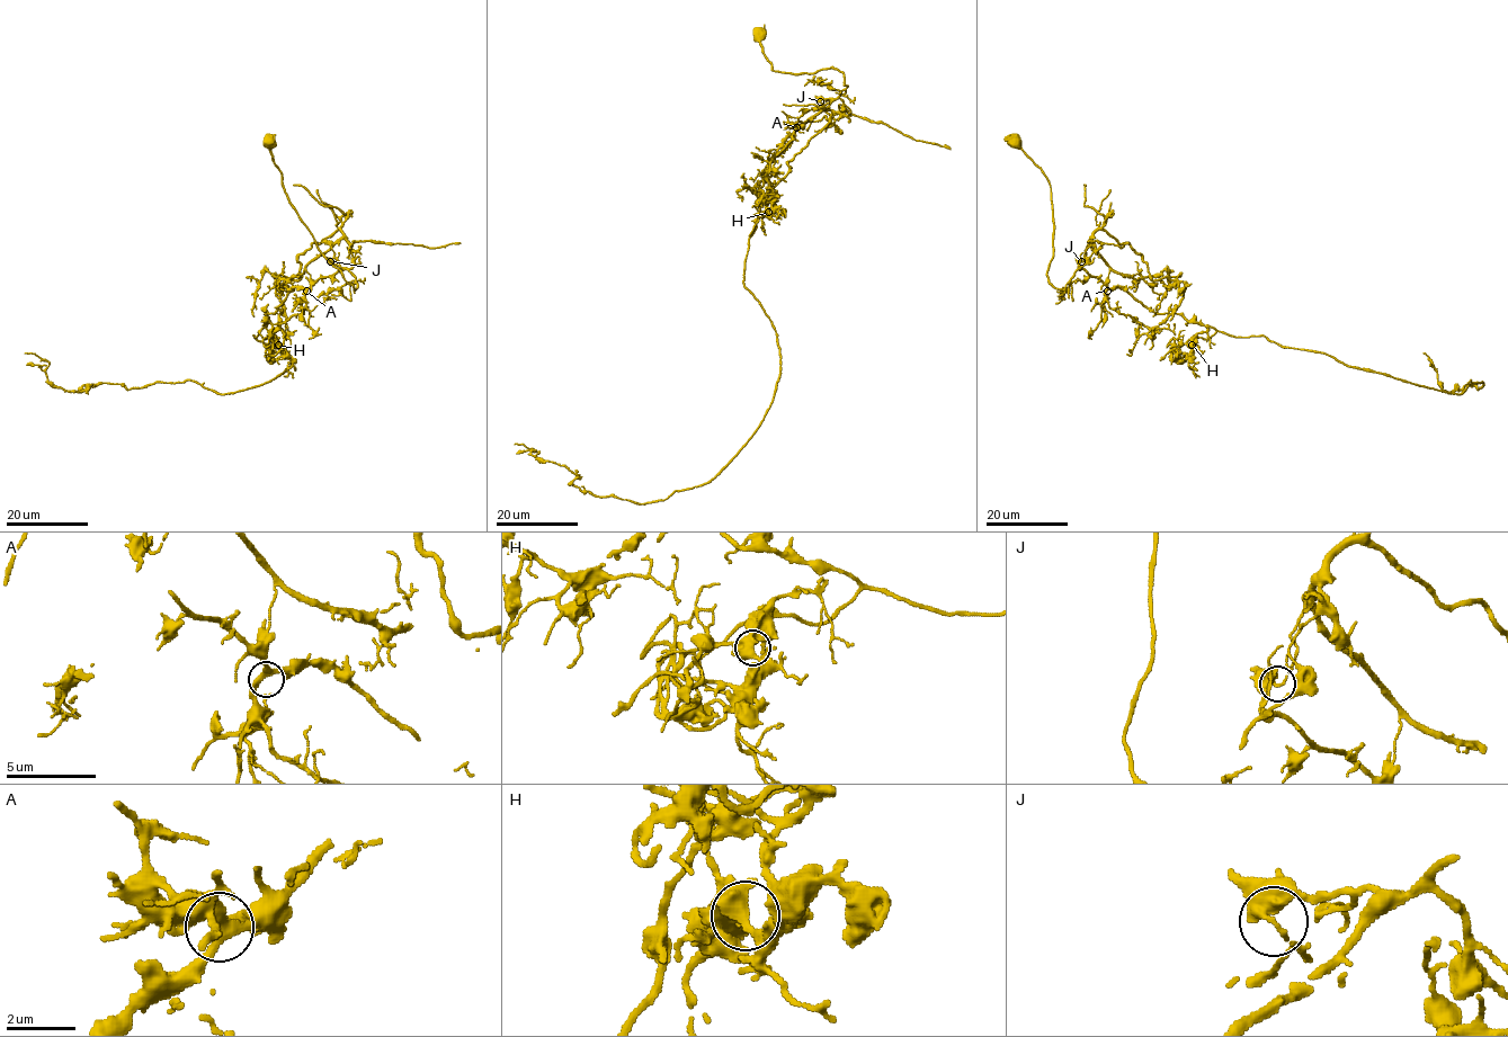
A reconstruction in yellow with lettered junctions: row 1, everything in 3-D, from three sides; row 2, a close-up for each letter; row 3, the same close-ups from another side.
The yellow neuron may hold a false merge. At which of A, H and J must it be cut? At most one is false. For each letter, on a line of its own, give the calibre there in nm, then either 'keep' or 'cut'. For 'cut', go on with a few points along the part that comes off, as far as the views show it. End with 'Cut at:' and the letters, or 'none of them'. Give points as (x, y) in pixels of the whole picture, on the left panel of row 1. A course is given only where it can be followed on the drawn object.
A: calibre 300 nm; keep
H: calibre 460 nm; keep
J: calibre 340 nm; cut; course (330, 261), (331, 244), (342, 235), (337, 229), (299, 257), (297, 280), (277, 282), (278, 324)
Cut at: J

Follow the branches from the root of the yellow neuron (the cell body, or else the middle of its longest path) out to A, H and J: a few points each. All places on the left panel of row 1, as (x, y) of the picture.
A: (268, 142), (288, 203), (318, 249), (355, 289), (357, 282), (347, 269), (340, 269), (320, 277), (306, 291)
H: (268, 142), (288, 203), (318, 249), (355, 289), (357, 282), (340, 269), (294, 287), (259, 331), (278, 345)
J: (268, 142), (271, 141), (271, 159), (280, 171), (288, 203), (320, 252), (355, 289), (356, 278), (330, 261)

